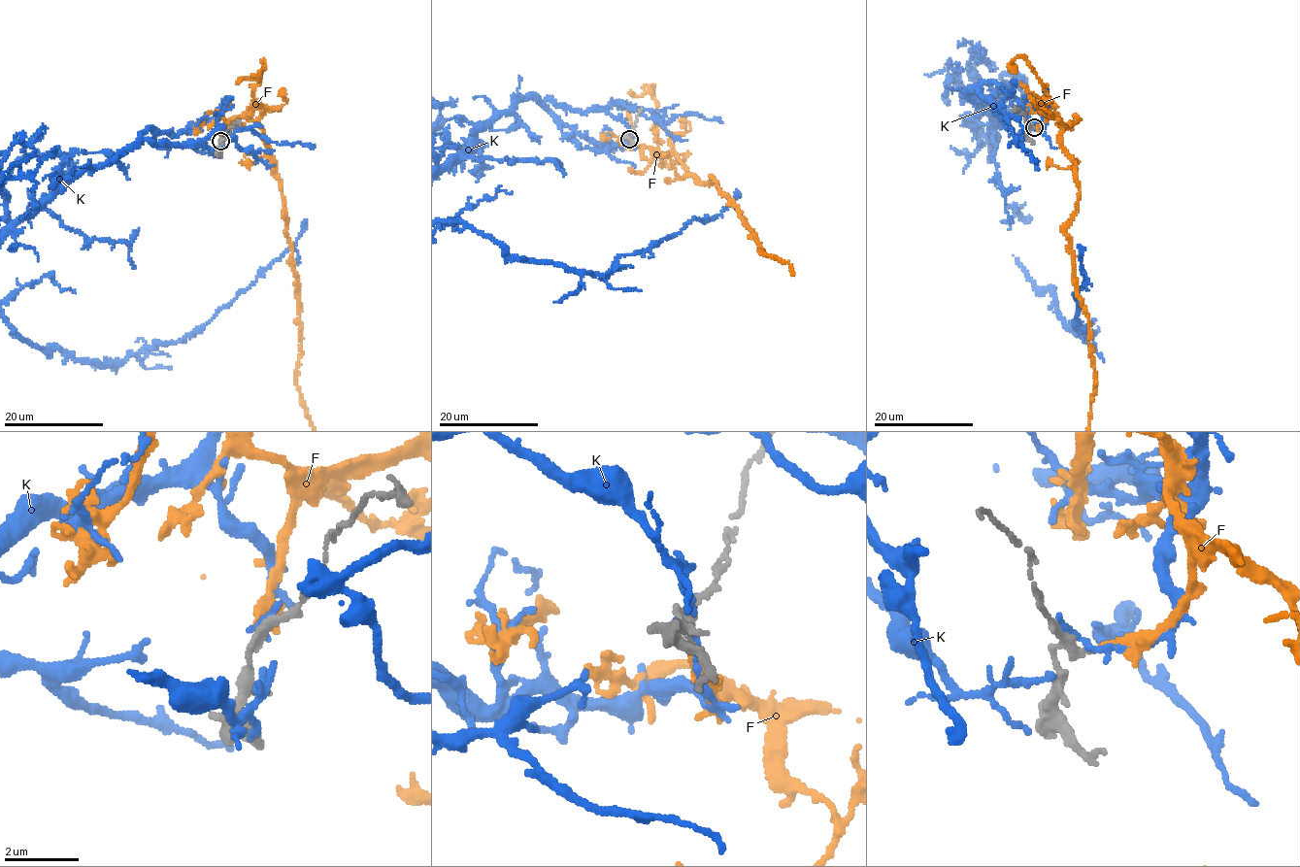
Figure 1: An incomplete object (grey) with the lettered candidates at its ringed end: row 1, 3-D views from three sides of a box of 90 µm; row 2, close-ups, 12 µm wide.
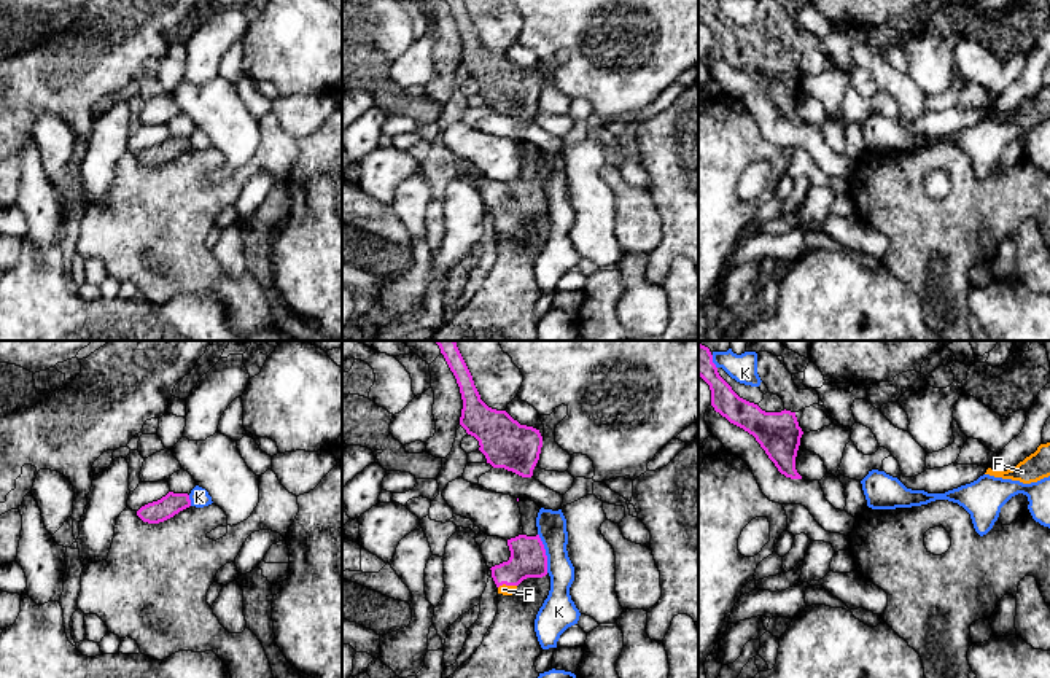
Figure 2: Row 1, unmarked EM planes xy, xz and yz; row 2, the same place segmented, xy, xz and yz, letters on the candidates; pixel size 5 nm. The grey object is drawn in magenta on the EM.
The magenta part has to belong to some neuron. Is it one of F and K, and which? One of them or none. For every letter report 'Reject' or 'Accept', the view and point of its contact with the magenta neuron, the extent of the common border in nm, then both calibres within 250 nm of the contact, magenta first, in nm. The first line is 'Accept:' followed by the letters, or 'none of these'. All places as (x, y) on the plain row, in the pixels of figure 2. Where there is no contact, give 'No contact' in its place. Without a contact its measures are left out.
Accept: F
F: Accept. Touches magenta at xz (506, 228). Shared border 100 nm. Thickness 180 nm (magenta) against 50 nm
K: Reject. Touches magenta at xz (544, 196). Shared border 200 nm. Thickness 180 nm (magenta) against 140 nm

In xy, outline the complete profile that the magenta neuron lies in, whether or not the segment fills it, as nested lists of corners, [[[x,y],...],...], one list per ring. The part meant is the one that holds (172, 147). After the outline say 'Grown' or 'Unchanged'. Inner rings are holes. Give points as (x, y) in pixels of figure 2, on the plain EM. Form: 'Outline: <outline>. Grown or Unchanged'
Outline: [[[169,135],[158,145],[148,146],[137,154],[137,159],[148,167],[164,166],[180,154],[191,150],[191,143],[188,137],[173,137]]]. Unchanged

